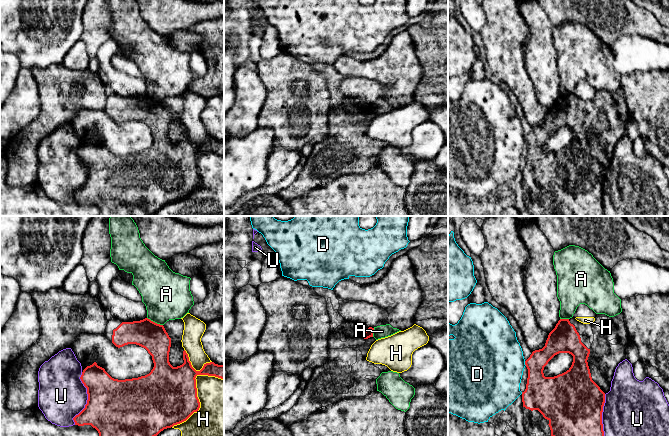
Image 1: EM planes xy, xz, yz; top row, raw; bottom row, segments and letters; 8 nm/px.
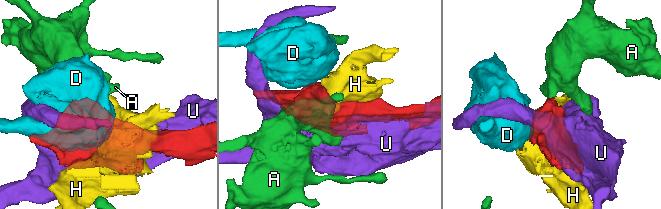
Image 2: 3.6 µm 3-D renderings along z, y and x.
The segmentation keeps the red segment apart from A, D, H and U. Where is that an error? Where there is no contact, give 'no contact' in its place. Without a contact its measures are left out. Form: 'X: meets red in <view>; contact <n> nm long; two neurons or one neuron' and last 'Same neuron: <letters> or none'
A: meets red in xy; contact 140 nm long; two neurons
D: meets red in yz; contact 40 nm long; two neurons
H: meets red in xy; contact 550 nm long; two neurons
U: meets red in xy; contact 420 nm long; two neurons
Same neuron: none

